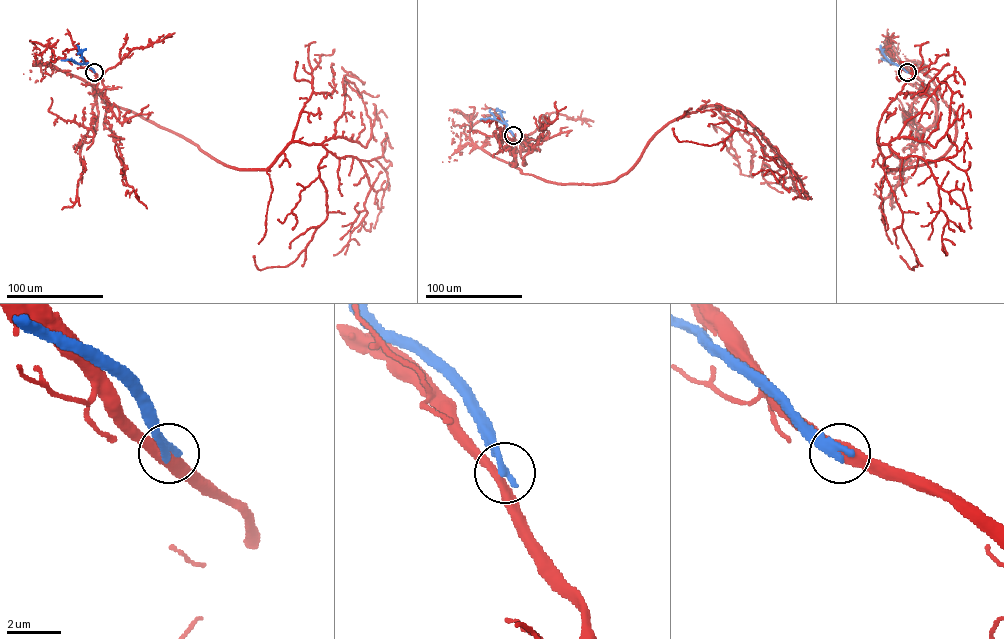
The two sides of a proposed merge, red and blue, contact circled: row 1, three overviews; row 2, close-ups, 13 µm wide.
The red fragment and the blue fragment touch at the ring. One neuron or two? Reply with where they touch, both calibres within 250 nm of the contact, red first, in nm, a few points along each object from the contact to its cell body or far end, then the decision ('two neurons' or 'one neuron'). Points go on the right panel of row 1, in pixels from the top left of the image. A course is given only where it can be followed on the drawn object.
place (907, 72); calibres 400 and 320 nm; course red (907, 72), (938, 90), (956, 136), (905, 169), (888, 169), (877, 142), (917, 265), (900, 255); course blue (907, 72), (891, 62), (880, 45); two neurons

